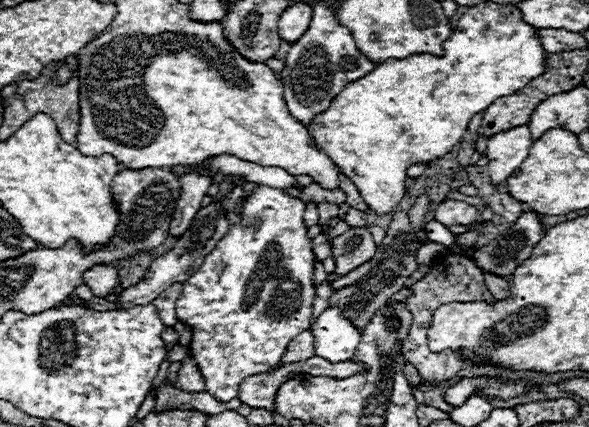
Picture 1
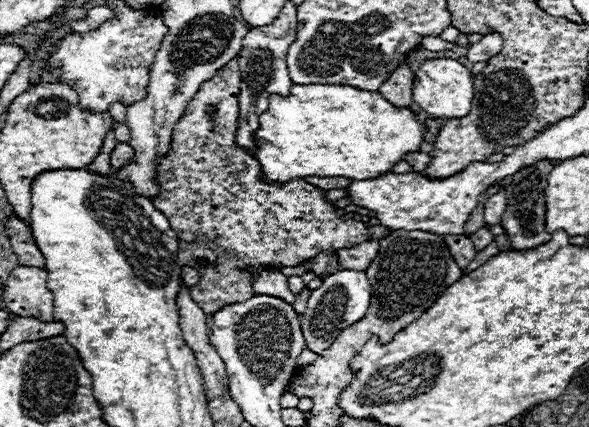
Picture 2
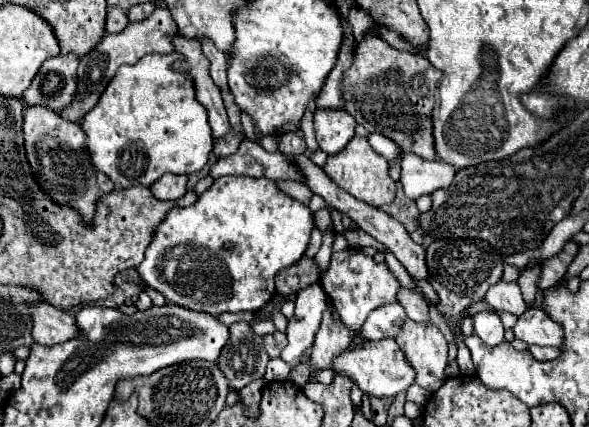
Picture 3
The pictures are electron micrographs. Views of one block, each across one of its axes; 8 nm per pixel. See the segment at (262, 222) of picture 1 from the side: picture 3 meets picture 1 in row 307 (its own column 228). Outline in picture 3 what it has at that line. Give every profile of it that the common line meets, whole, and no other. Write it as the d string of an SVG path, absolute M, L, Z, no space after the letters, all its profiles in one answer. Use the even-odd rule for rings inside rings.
M222 176L222 178L214 180L214 184L204 194L198 196L196 204L192 204L188 208L178 208L178 210L172 208L170 210L166 220L160 224L150 248L146 250L144 262L138 266L138 276L146 286L162 292L168 302L174 302L178 306L184 306L184 308L190 308L190 310L196 310L196 312L206 312L206 314L212 314L212 316L218 316L222 312L246 312L246 310L258 312L276 296L276 286L274 286L276 274L280 270L288 268L288 266L294 266L304 256L312 228L314 228L314 218L312 218L310 208L292 200L290 196L286 196L276 186L274 180L254 180L254 178L248 178L248 176Z

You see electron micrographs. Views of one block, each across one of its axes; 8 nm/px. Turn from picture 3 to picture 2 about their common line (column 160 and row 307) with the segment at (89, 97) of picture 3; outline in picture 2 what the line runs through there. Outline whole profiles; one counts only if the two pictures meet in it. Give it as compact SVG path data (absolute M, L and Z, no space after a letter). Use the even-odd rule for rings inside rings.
M18 266L10 272L4 288L8 312L18 316L36 316L42 322L52 322L52 292L46 288L46 272L40 268Z

